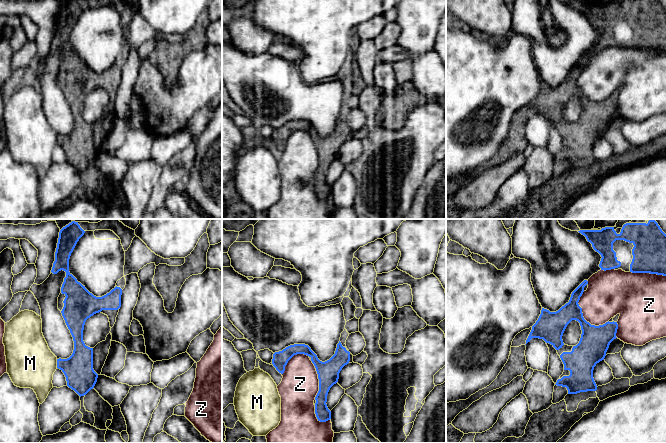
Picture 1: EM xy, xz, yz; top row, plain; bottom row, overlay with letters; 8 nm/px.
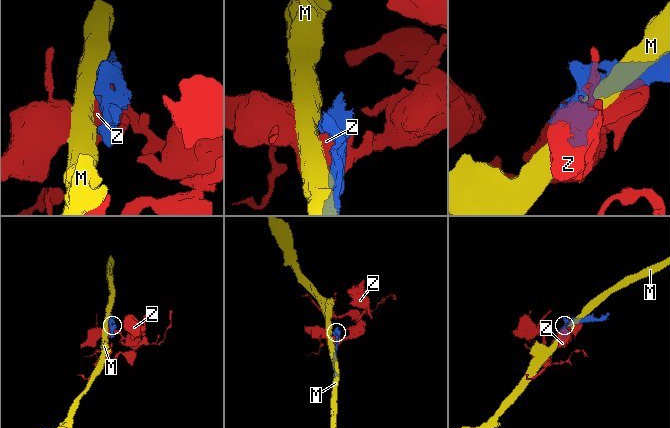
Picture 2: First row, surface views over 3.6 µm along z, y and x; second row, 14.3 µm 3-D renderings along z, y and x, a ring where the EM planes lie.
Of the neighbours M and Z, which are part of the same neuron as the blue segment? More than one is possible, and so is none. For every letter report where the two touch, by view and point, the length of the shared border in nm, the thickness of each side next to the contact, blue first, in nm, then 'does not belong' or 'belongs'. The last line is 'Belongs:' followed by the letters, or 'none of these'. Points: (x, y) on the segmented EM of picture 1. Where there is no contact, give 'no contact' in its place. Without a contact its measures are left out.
M: meets blue in xy at (57, 363); contact 70 nm long; 240 nm thick on the blue side, 380 nm on the other; does not belong
Z: meets blue in yz at (582, 316); contact 320 nm long; 240 nm thick on the blue side, 340 nm on the other; does not belong
Belongs: none of these

